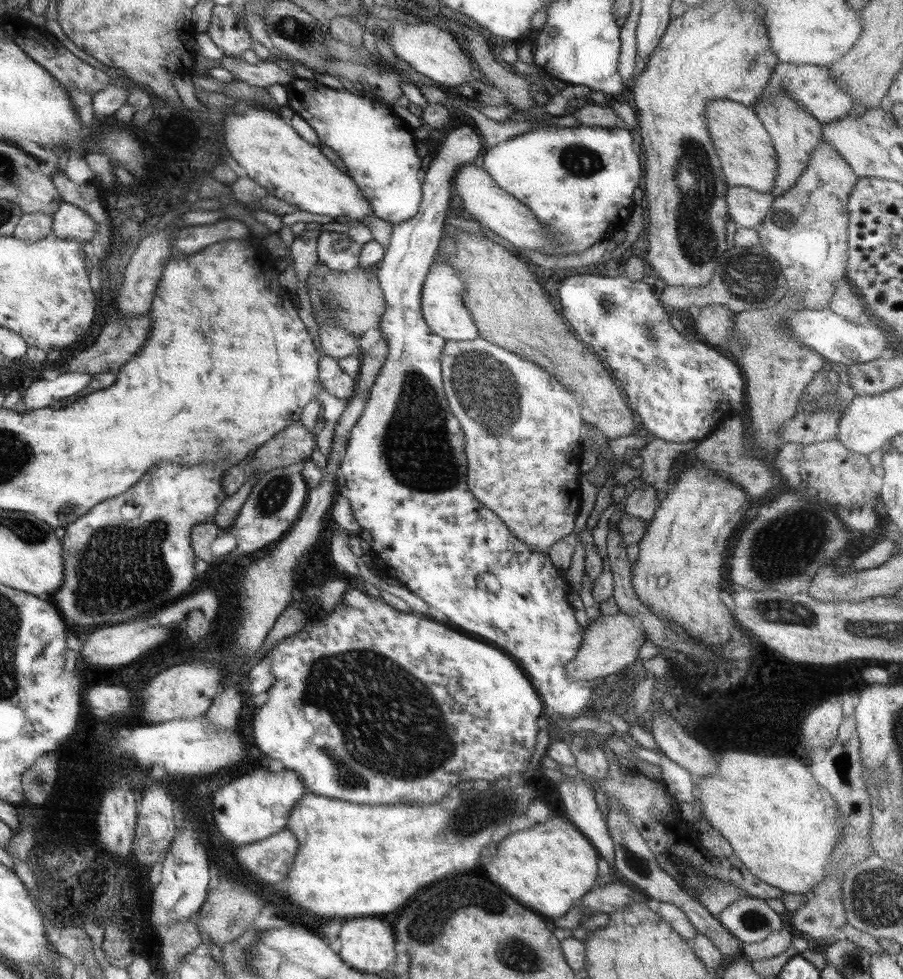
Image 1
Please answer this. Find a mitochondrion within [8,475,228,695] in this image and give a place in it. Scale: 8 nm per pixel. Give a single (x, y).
(126, 563)

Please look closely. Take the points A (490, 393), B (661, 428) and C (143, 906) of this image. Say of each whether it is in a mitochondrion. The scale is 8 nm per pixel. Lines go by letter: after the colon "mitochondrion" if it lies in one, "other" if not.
A: mitochondrion
B: other
C: other

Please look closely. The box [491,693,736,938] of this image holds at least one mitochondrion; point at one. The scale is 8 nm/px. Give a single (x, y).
(640, 865)

